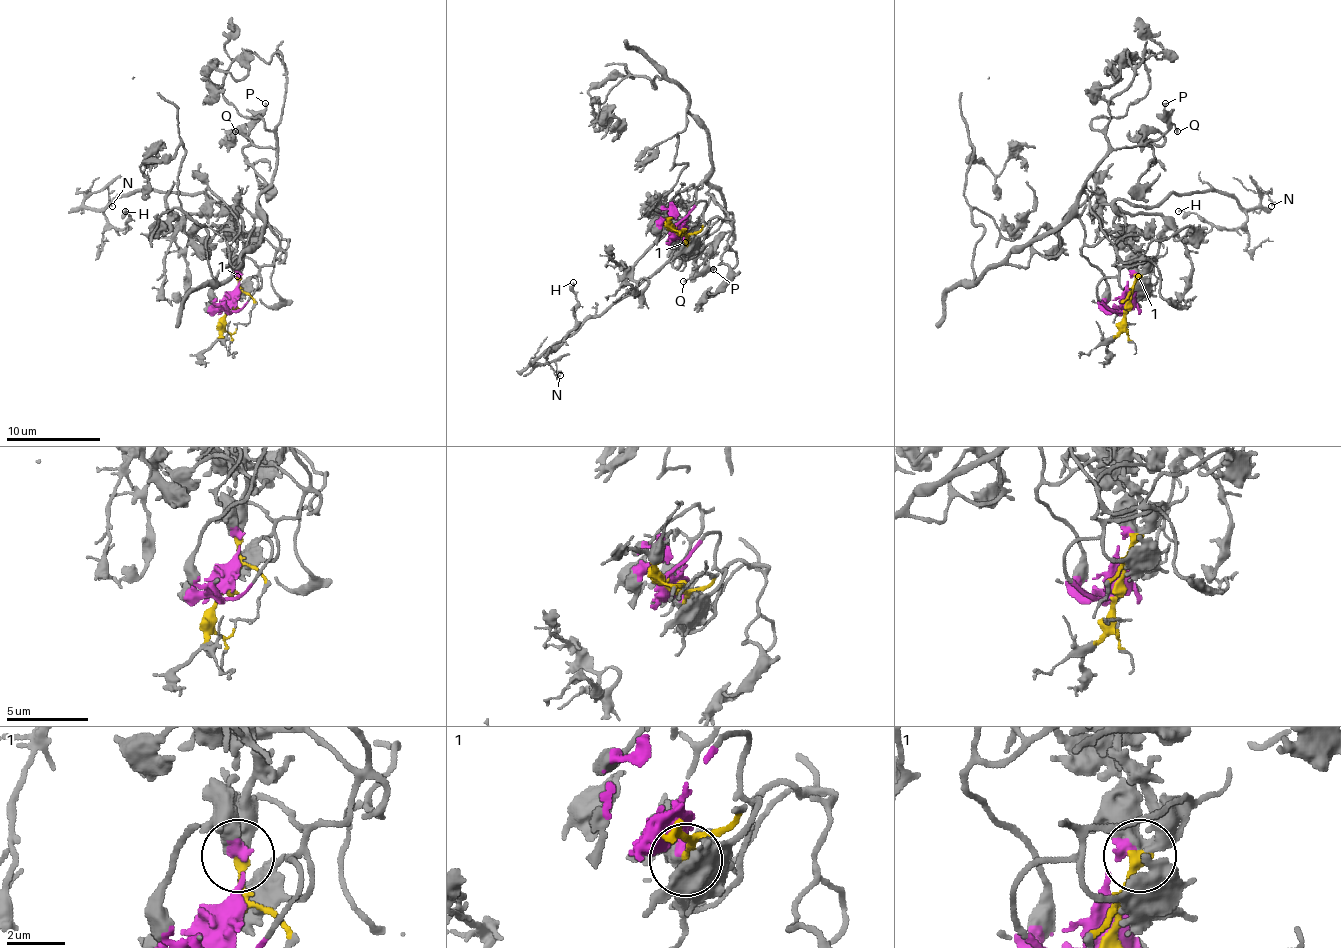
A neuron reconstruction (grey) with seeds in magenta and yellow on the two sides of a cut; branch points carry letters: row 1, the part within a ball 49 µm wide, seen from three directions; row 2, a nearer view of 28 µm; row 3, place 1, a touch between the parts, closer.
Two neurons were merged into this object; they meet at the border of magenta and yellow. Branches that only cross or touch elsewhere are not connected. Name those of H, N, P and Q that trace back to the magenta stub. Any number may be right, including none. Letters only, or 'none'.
P, Q

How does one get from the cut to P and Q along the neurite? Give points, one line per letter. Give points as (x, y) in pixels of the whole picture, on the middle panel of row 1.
P: (678, 232), (676, 216), (664, 209), (706, 180), (721, 192), (725, 216), (704, 239), (697, 270), (713, 270)
Q: (678, 232), (676, 216), (664, 209), (706, 180), (721, 192), (725, 216), (706, 237), (692, 277), (683, 282)

